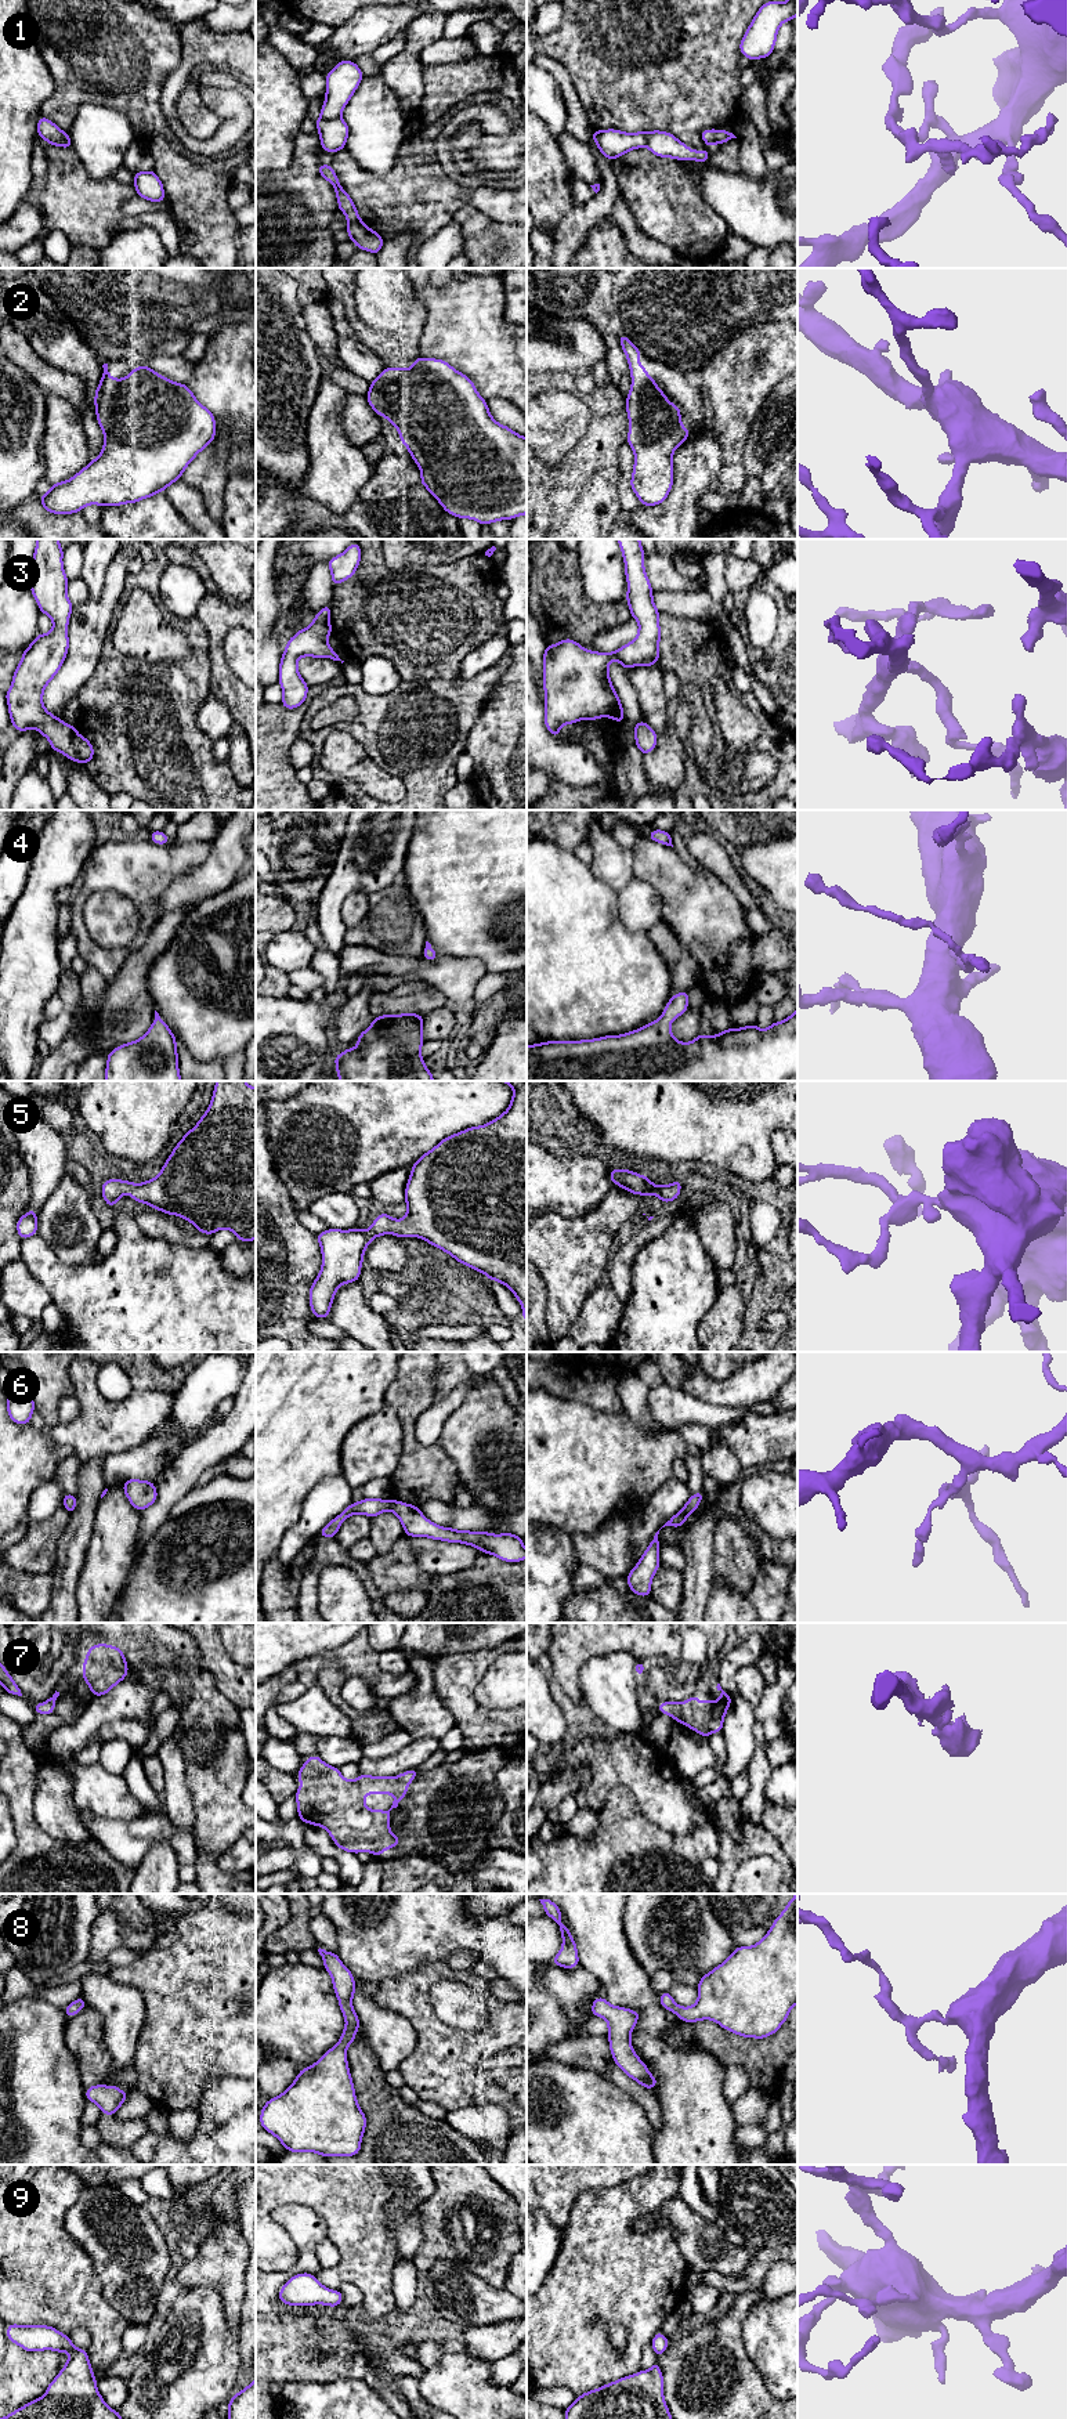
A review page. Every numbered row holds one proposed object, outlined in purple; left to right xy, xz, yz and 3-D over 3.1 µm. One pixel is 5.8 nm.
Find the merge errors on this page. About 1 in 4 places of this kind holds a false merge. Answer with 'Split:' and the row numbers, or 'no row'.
Split: 1

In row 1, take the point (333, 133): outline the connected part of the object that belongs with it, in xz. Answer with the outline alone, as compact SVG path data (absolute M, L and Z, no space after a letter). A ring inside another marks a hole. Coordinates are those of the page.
M341 116L332 120L318 119L315 123L323 151L333 153L346 148L350 129Z

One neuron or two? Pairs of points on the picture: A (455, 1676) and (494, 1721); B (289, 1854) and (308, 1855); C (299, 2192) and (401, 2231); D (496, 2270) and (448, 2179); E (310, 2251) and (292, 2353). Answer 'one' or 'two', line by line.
A: one
B: two
C: two
D: one
E: one

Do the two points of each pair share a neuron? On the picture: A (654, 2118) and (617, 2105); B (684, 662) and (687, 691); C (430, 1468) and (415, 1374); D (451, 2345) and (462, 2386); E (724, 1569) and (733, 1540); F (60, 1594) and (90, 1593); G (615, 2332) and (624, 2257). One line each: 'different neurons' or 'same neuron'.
A: different neurons
B: different neurons
C: same neuron
D: different neurons
E: same neuron
F: different neurons
G: different neurons

